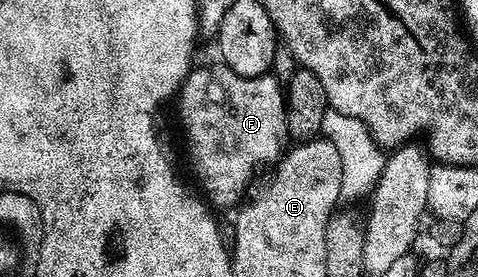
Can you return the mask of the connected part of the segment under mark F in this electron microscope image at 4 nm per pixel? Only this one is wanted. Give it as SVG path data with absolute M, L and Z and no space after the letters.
M220 68L213 74L213 90L225 98L213 98L209 102L209 74L205 70L194 69L185 77L181 85L181 118L189 122L189 131L185 134L185 142L189 145L189 158L193 161L193 170L205 189L204 197L217 206L236 207L242 201L241 193L245 185L253 178L257 166L276 163L282 157L287 143L286 91L282 83L272 73L260 74L254 78L239 76L234 70Z

